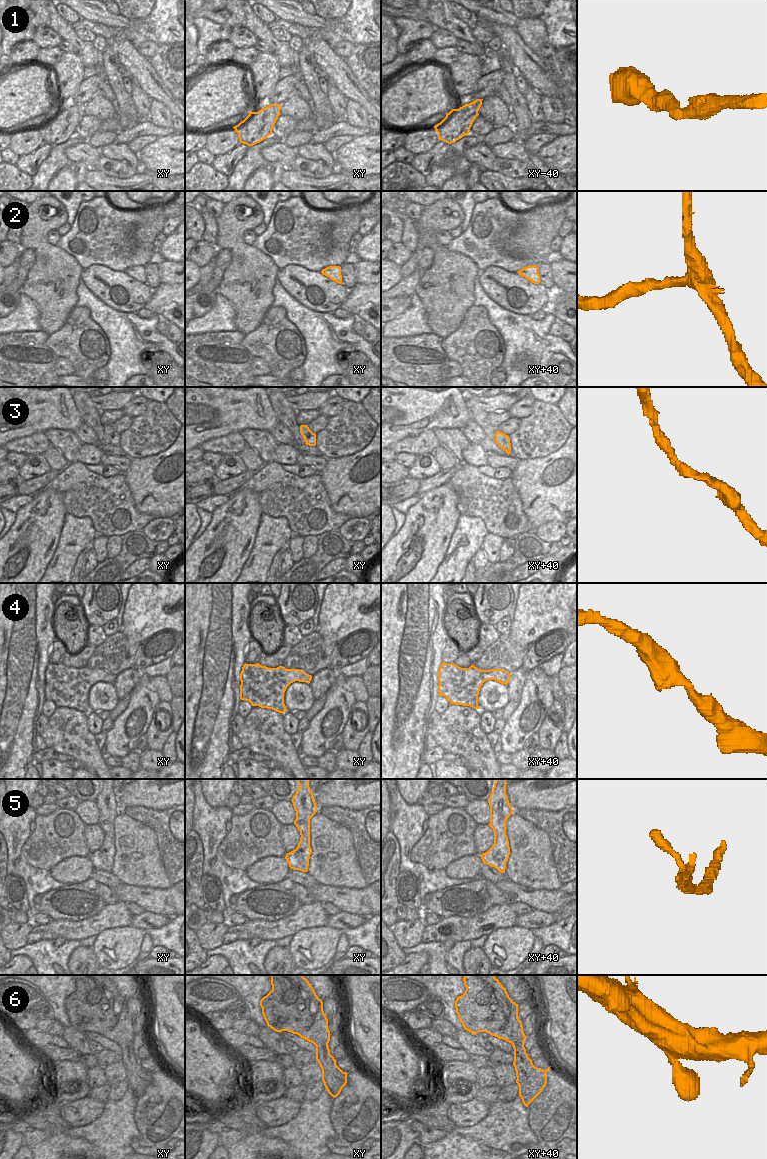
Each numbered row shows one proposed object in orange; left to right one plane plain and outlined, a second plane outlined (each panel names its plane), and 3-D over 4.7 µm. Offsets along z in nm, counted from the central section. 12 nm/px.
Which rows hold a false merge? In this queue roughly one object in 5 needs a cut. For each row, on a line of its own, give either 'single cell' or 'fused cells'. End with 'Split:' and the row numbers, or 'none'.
1: single cell
2: single cell
3: single cell
4: single cell
5: single cell
6: single cell
Split: none

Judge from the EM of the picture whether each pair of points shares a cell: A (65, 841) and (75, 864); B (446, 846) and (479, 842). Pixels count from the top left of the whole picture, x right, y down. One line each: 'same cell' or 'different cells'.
A: different cells
B: different cells

